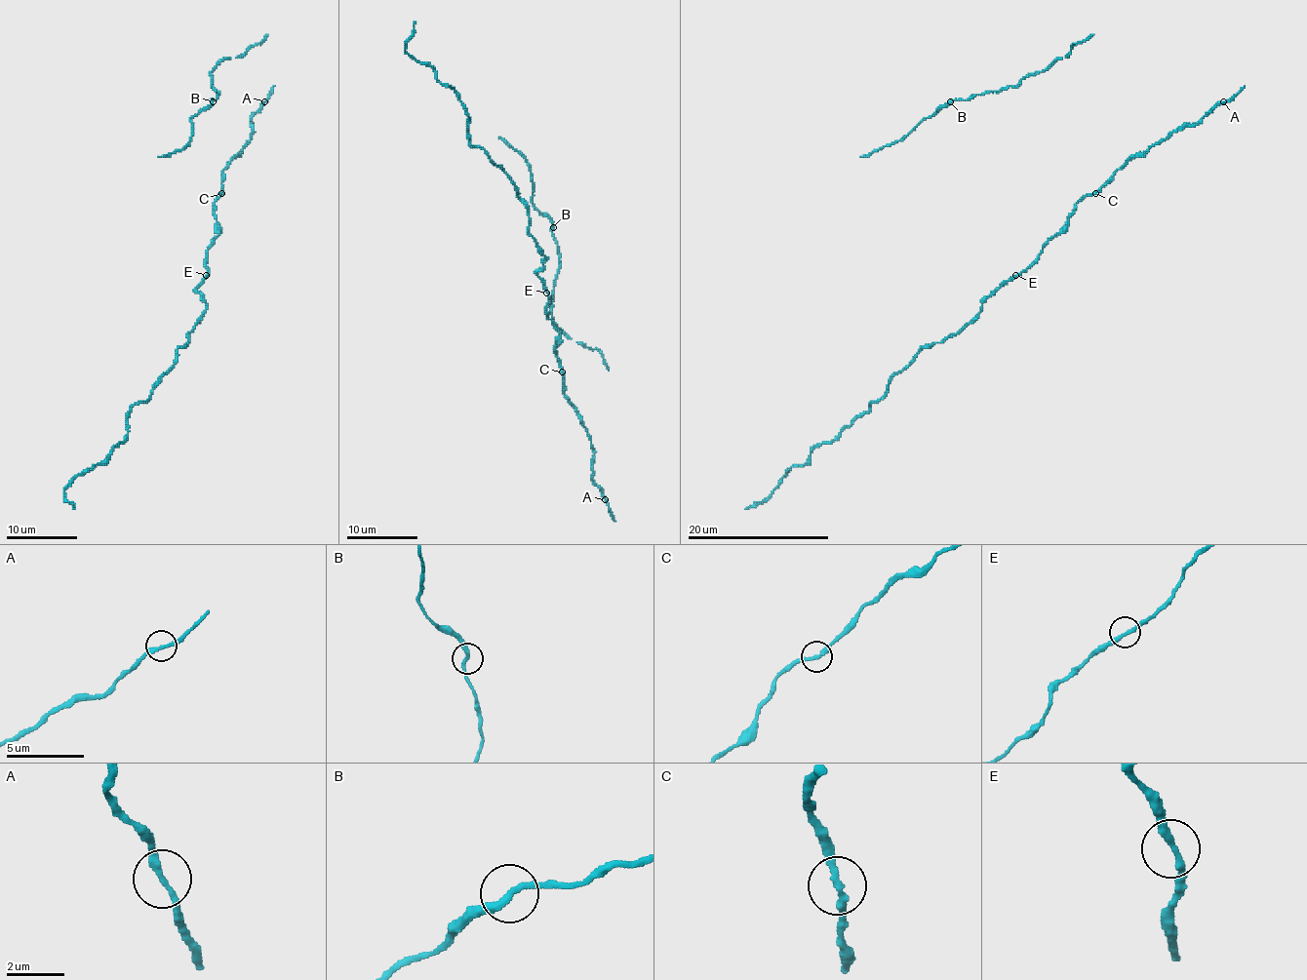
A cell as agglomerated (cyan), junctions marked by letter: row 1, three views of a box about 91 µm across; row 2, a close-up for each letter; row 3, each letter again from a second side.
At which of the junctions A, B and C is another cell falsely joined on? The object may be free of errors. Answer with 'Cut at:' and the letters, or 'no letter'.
Cut at: no letter

